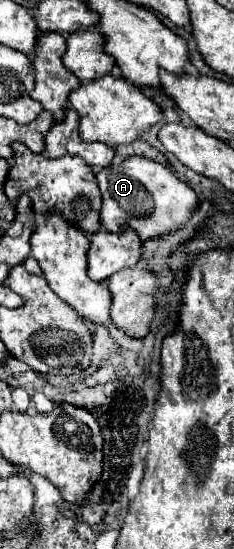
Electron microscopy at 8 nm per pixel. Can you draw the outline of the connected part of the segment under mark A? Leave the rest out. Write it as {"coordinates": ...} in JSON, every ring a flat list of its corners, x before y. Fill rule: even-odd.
{"coordinates":[[133,156,113,168,105,168,97,174,97,182,103,194,103,228,109,232,121,232,123,226,129,226,139,232,141,240,161,238,183,228,201,204,197,192,191,186,181,182,163,164,149,158]]}

